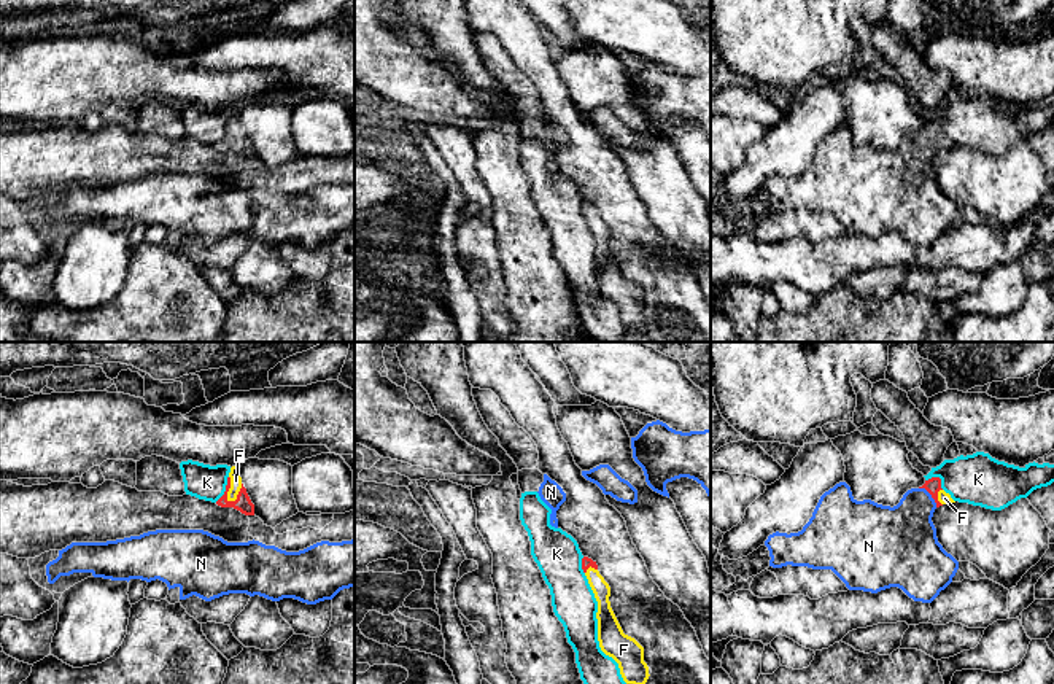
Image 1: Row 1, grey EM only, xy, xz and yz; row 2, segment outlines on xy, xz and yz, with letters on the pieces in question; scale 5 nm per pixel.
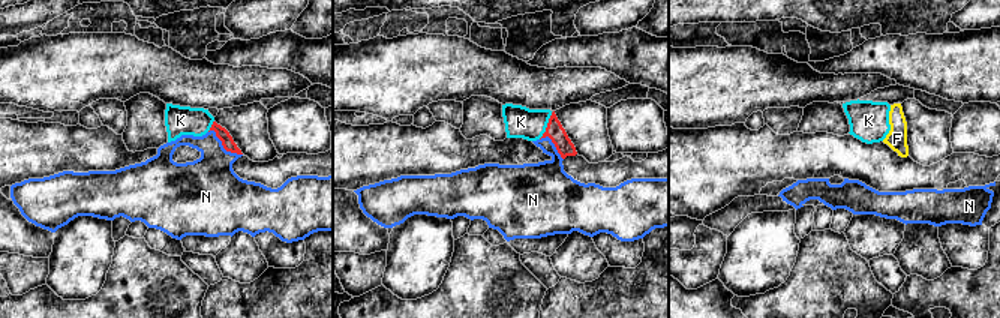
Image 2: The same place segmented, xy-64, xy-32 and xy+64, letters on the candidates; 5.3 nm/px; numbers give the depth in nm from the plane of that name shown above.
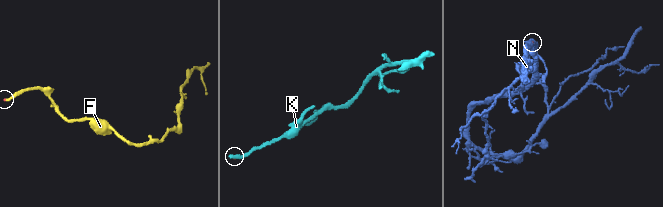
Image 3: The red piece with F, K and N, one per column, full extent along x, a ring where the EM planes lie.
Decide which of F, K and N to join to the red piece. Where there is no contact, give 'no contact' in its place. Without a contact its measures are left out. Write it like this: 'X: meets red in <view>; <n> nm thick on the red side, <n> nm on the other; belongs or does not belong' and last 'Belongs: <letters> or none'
F: meets red in xy; 80 nm thick on the red side, 60 nm on the other; belongs
K: meets red in xy; 80 nm thick on the red side, 180 nm on the other; does not belong
N: meets red in yz; 80 nm thick on the red side, 300 nm on the other; belongs
Belongs: F, N

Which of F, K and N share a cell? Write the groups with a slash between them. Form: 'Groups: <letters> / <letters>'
Groups: F N / K

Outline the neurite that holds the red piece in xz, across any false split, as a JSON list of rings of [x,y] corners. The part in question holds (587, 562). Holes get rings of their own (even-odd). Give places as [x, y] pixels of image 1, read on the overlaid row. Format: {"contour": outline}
{"contour": [[[582,558],[582,569],[598,601],[596,619],[601,651],[618,663],[620,674],[626,684],[645,684],[650,674],[644,662],[644,647],[623,633],[610,608],[609,584],[599,574],[598,565],[591,558]]]}

